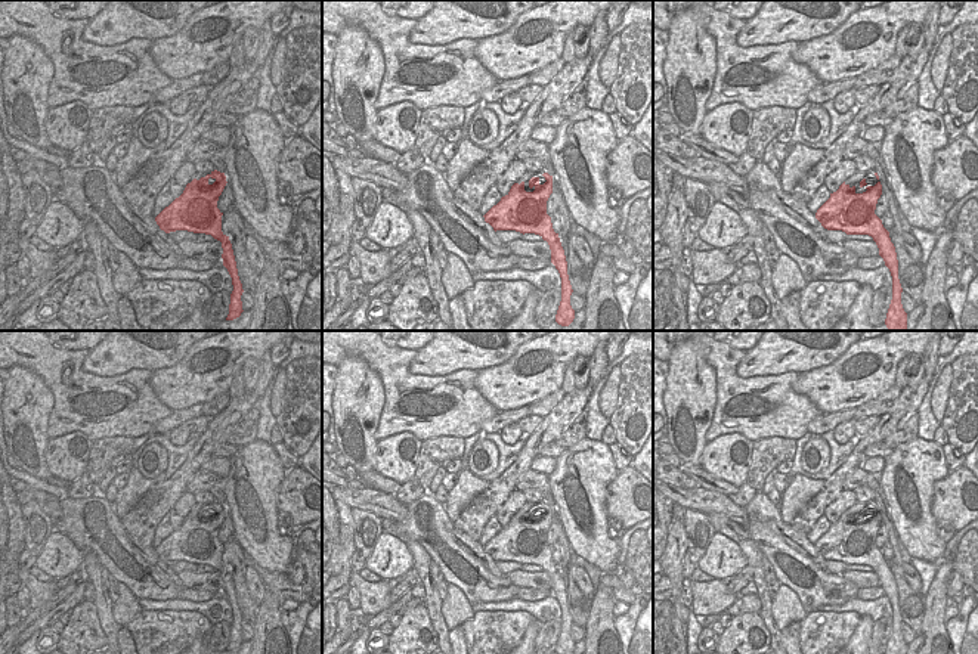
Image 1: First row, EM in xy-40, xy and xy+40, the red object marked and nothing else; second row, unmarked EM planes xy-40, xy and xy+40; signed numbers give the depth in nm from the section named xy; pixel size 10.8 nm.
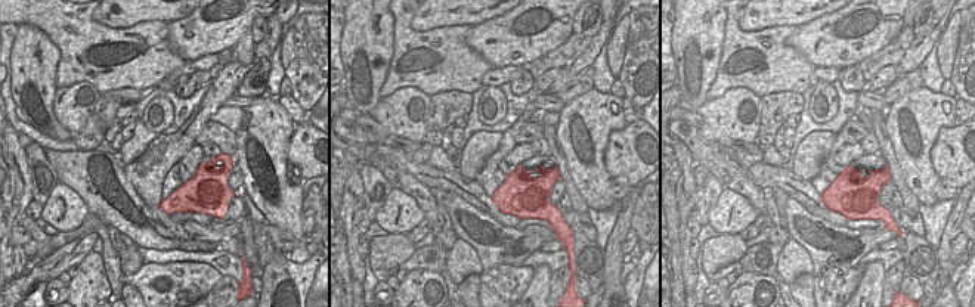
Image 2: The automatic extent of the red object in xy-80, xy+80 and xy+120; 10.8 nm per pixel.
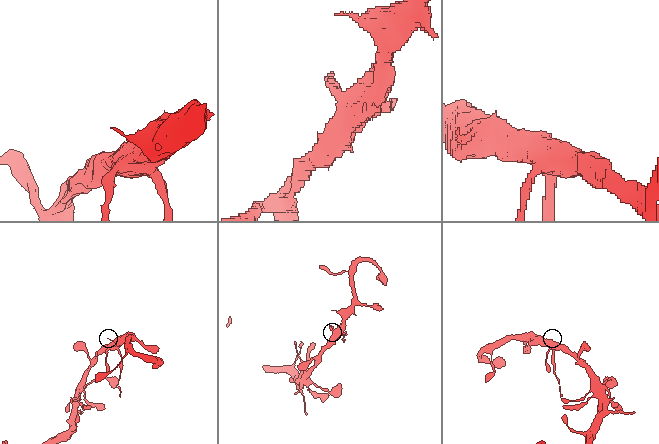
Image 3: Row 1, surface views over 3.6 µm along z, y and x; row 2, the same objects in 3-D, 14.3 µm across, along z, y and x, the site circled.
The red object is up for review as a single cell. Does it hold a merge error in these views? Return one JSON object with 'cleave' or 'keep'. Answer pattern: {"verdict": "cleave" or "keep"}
{"verdict": "cleave"}

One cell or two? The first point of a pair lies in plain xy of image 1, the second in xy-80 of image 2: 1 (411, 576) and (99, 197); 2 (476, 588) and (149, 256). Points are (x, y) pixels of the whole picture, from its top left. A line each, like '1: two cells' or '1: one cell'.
1: two cells
2: two cells

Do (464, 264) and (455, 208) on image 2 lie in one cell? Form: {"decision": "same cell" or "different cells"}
{"decision": "different cells"}

